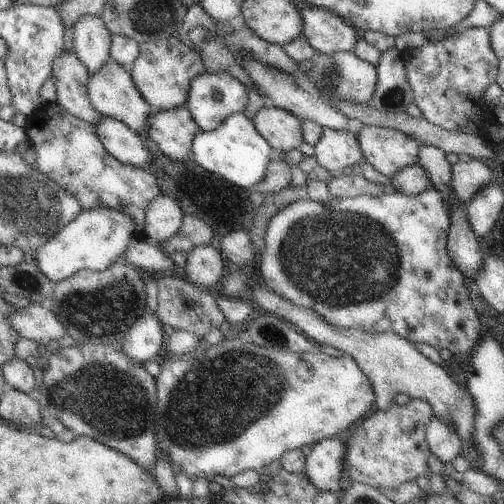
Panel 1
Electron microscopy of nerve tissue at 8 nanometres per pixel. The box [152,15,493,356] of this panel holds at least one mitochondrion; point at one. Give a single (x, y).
(309, 256)

